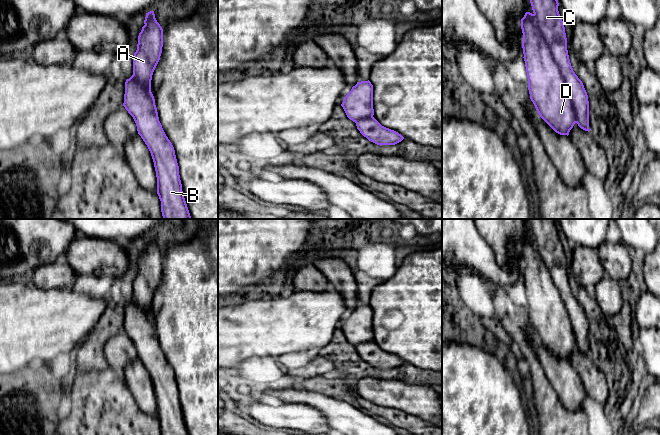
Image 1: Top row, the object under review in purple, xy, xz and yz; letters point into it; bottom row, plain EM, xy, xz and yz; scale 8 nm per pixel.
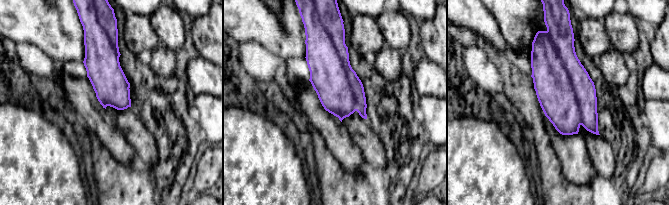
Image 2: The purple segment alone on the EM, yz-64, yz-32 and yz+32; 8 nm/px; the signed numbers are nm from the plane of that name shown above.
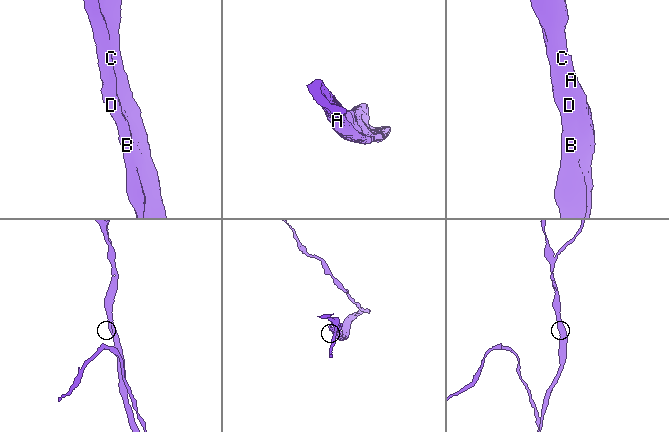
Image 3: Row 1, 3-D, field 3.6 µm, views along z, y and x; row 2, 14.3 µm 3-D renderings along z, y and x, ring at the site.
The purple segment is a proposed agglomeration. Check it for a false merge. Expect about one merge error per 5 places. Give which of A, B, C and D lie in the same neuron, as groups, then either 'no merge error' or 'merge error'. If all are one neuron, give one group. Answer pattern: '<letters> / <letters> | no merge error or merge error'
A B C D | no merge error

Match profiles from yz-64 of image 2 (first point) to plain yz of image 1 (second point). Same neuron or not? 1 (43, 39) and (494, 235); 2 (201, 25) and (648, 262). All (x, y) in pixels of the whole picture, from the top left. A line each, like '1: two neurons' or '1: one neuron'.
1: two neurons
2: one neuron

